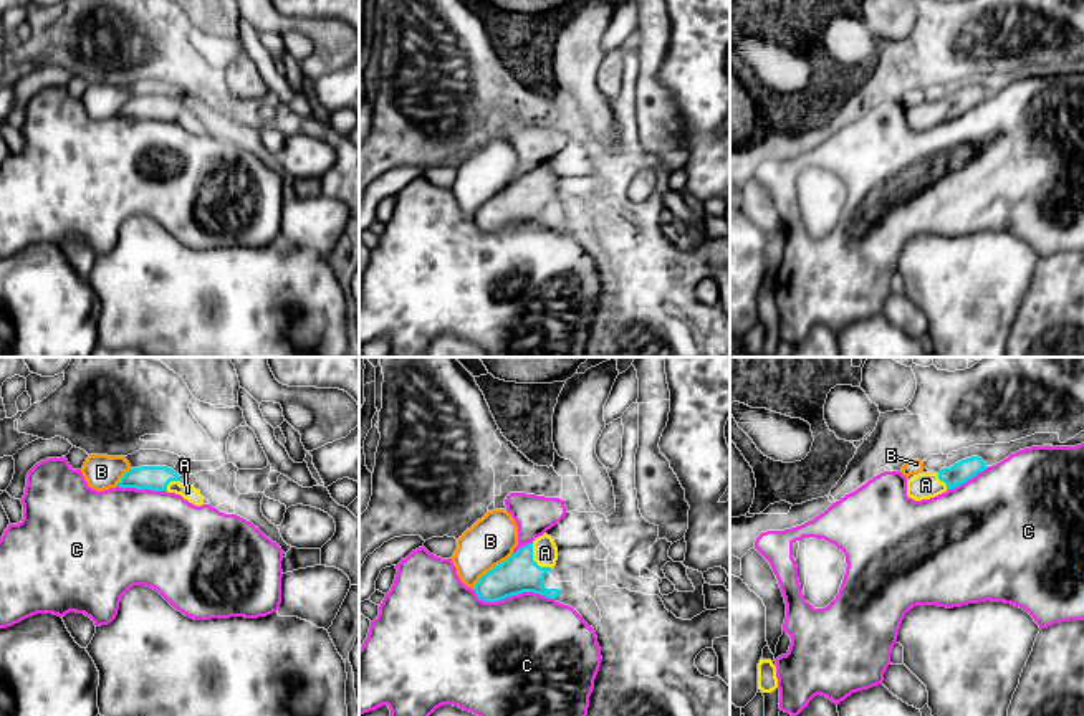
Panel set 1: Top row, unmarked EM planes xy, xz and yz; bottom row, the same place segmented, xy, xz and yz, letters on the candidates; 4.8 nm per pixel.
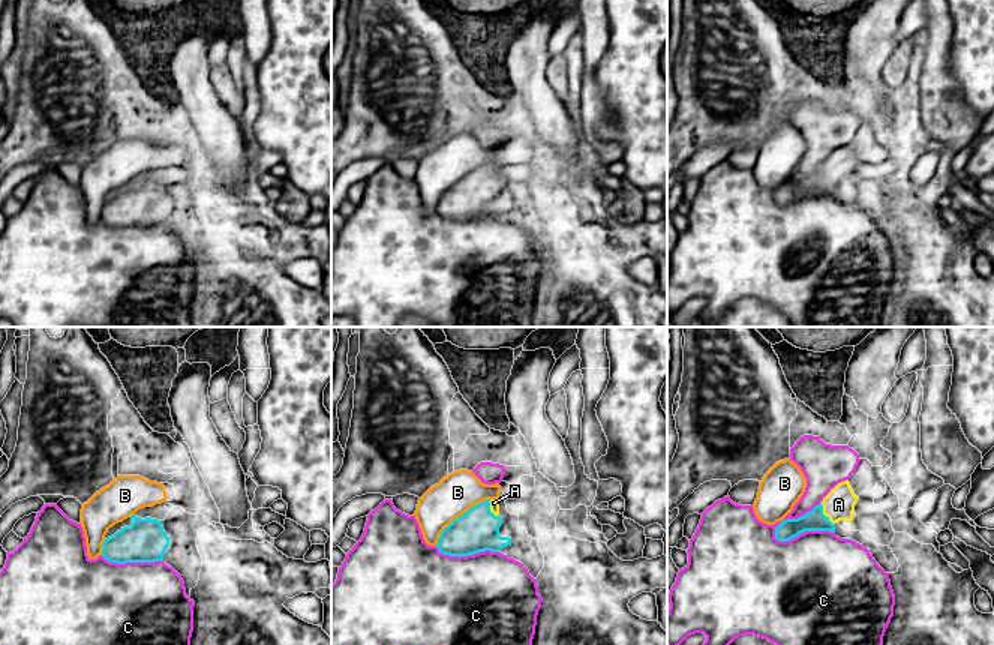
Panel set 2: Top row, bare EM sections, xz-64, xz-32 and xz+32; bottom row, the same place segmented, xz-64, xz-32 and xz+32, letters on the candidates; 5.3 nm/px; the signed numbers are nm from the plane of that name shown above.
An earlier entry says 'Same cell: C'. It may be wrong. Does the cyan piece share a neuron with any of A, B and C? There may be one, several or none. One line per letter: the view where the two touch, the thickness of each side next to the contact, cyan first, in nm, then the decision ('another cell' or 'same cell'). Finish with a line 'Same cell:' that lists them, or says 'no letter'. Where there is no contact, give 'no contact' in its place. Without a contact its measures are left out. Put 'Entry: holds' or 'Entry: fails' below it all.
A: xz | 180/130 nm | same cell
B: xz | 180/240 nm | another cell
C: xz | 180/480 nm | another cell
Same cell: A
Entry: fails

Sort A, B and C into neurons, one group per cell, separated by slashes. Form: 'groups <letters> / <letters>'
groups A / B / C

